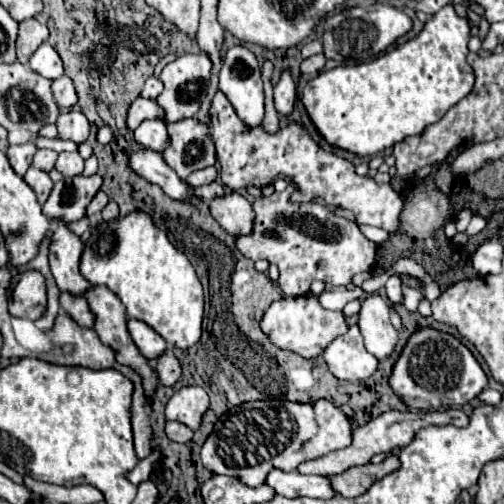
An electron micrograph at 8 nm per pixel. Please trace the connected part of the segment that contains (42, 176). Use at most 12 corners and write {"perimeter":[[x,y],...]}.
{"perimeter":[[30,167],[24,181],[38,195],[40,205],[48,199],[54,183],[46,171]]}

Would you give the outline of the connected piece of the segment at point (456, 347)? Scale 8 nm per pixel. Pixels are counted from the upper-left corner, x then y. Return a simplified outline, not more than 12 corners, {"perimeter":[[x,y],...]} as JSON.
{"perimeter":[[410,337],[390,387],[410,409],[472,401],[488,377],[458,339]]}

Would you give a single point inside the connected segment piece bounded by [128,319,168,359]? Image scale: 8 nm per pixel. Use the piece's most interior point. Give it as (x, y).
(150, 344)

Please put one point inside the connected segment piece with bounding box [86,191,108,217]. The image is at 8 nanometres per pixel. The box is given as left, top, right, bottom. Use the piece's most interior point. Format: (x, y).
(99, 202)

